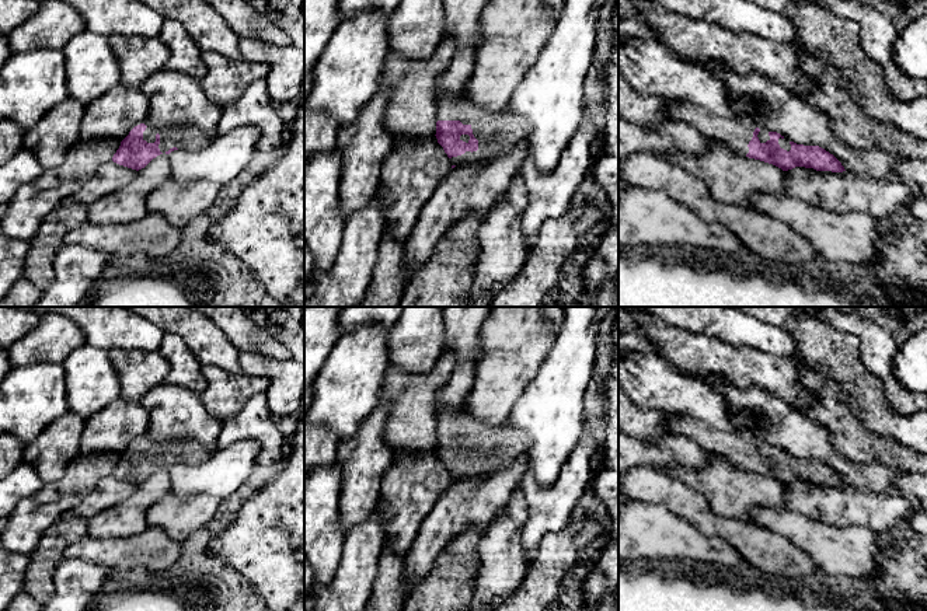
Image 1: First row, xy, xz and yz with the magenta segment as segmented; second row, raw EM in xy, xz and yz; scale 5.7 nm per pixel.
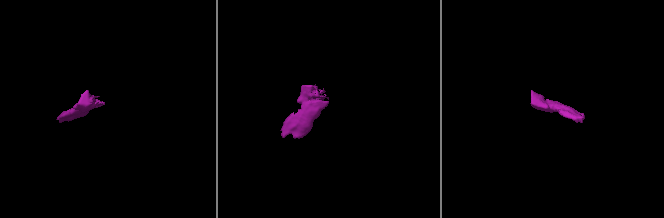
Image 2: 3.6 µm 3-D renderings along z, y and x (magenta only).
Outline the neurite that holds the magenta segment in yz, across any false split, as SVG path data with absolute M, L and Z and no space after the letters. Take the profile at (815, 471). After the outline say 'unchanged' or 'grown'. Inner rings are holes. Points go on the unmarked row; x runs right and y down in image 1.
M668 412L668 430L682 434L712 455L722 455L740 469L773 478L783 485L795 481L816 485L846 485L841 476L819 460L790 455L777 446L766 444L752 429L718 430L686 413Z; grown

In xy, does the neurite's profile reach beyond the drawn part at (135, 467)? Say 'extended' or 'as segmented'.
extended

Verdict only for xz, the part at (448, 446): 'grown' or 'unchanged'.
grown

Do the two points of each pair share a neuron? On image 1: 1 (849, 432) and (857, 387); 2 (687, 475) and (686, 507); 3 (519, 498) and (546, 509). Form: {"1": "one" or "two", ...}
{"1": "two", "2": "two", "3": "two"}

